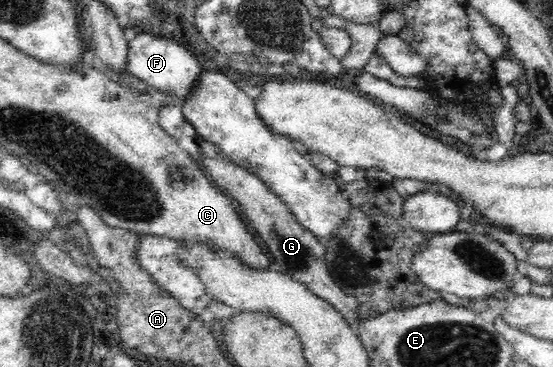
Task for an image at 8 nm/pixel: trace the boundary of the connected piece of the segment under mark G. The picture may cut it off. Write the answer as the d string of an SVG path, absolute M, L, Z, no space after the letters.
M200 148L199 153L201 153L200 164L204 166L207 174L211 175L211 180L219 188L226 190L228 196L235 198L240 209L243 210L244 218L250 222L256 236L268 250L272 263L270 269L283 271L290 274L291 278L297 282L302 282L313 294L331 303L331 306L334 306L342 314L350 326L356 329L364 318L359 317L359 313L357 313L357 299L343 292L332 279L326 265L326 247L319 243L311 231L295 220L291 209L287 208L279 196L271 192L255 173L245 167L235 165L231 160L225 162L223 158L209 158Z

